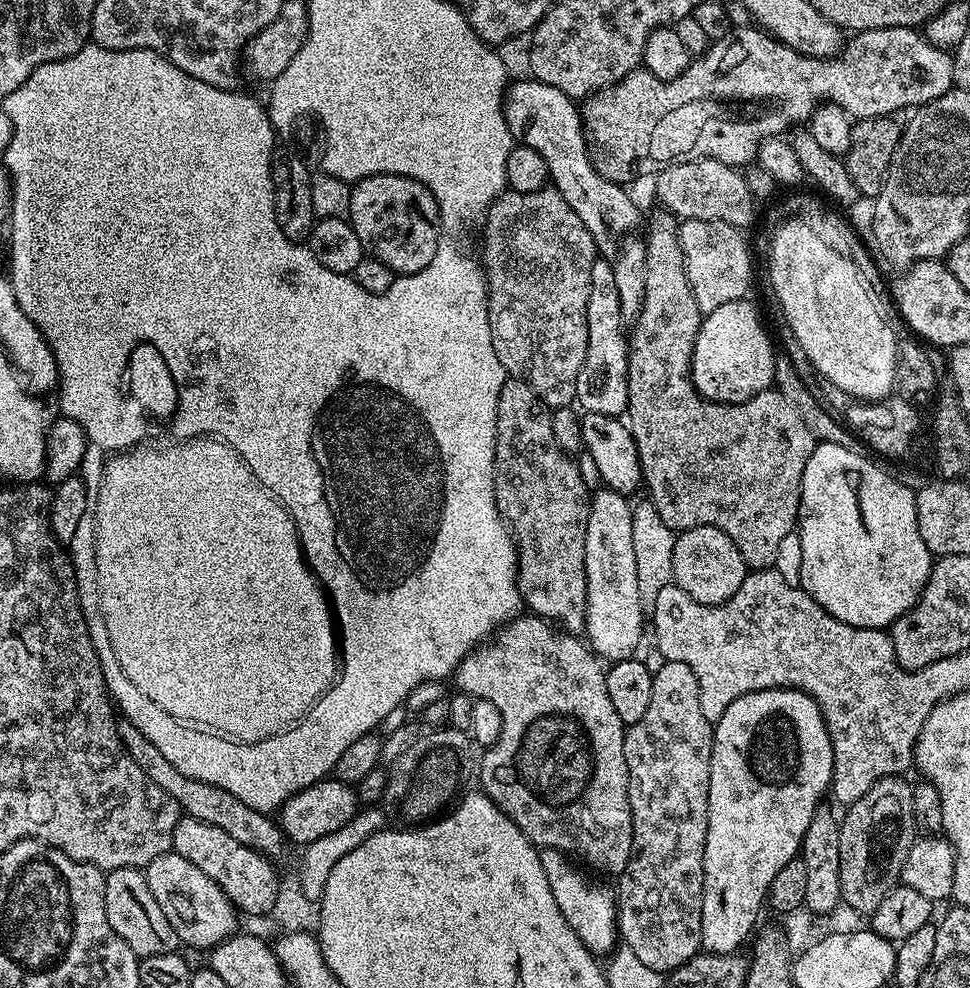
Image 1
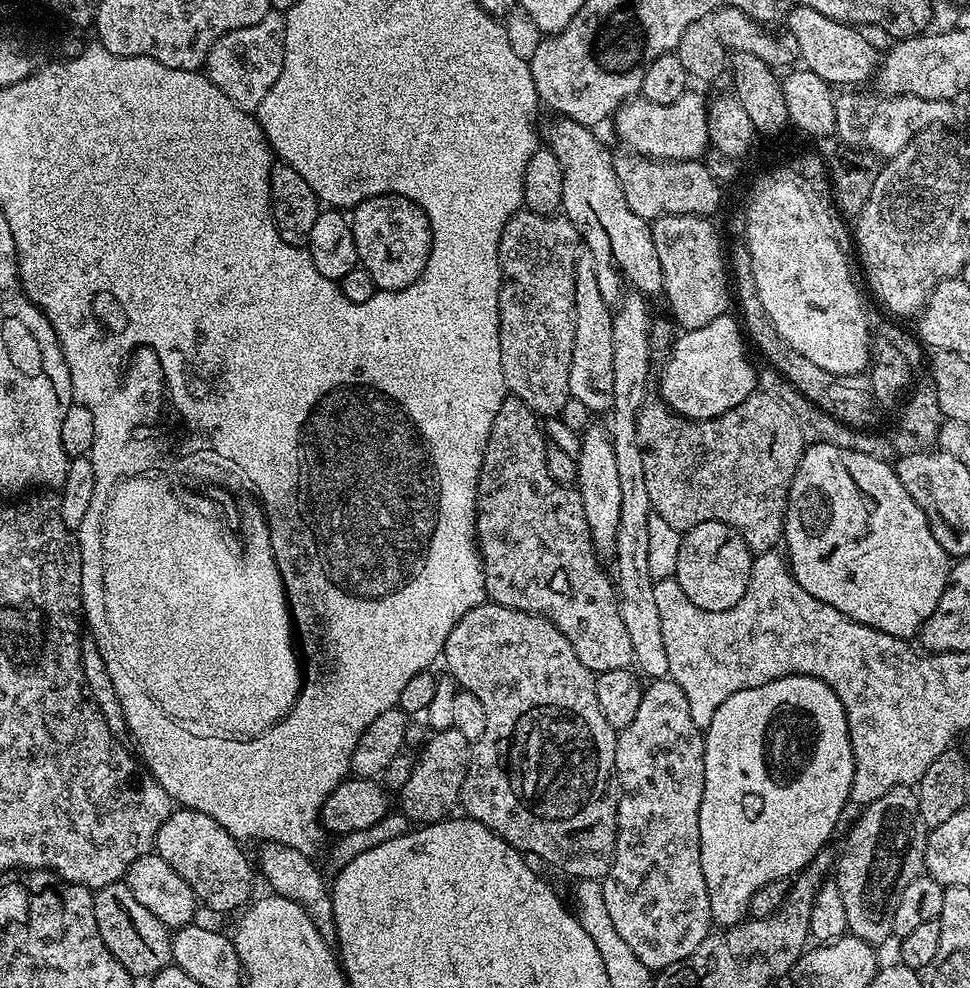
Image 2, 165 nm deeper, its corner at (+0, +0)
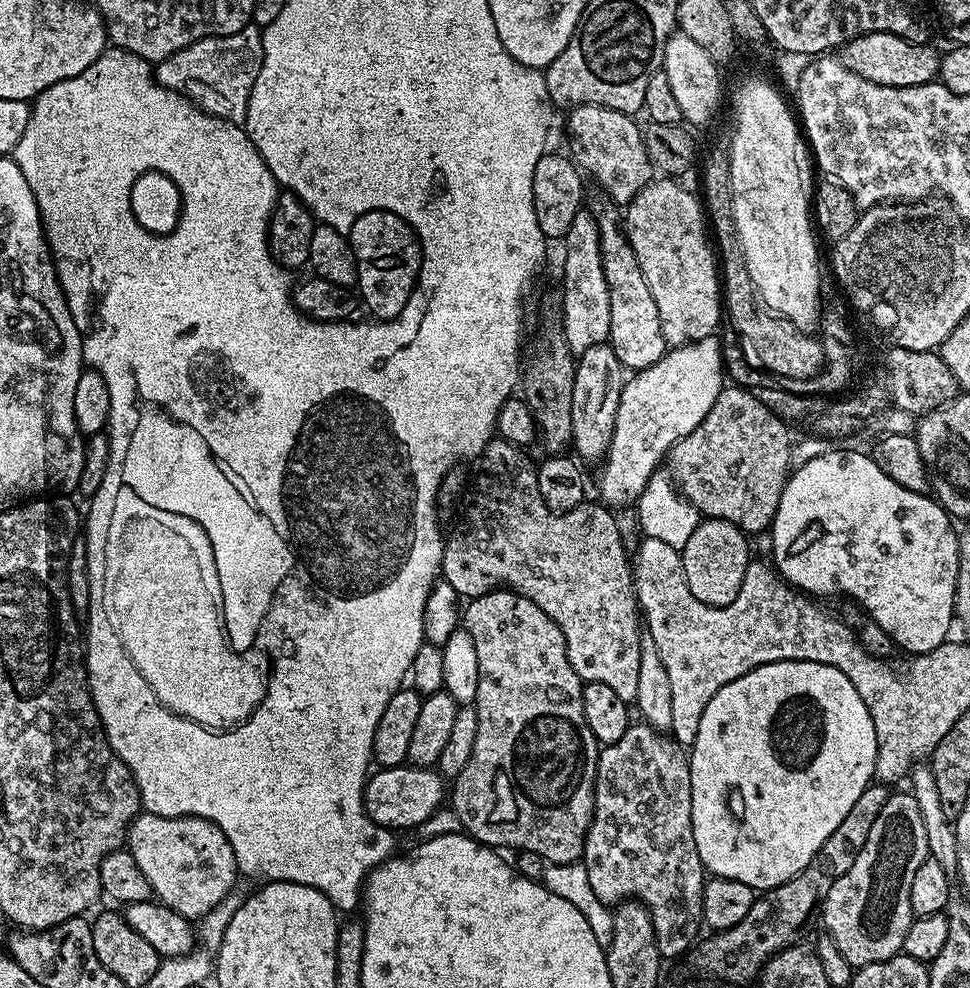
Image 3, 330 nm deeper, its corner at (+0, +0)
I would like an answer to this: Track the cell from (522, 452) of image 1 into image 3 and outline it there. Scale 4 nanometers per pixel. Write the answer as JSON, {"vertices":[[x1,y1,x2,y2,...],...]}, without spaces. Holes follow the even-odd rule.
{"vertices":[[493,438,484,447,484,453,478,458,478,465,480,464,480,468,484,472,480,472,476,476,476,489,473,490,472,497,469,498,468,505,464,508,464,520,457,522,456,529,452,533,449,531,444,541,444,557,440,563,442,580,449,583,460,598,475,598,497,590,511,590,530,598,530,602,534,602,534,606,541,608,562,630,562,634,566,638,570,666,574,666,581,681,590,684,602,682,602,686,610,686,610,690,614,690,614,694,618,694,618,698,629,702,635,701,638,694,638,658,640,657,642,616,636,602,636,585,632,582,630,552,624,547,617,517,600,502,595,502,596,504,585,502,569,512,552,512,550,506,546,506,546,502,542,502,542,490,538,490,537,465,528,461,526,453,528,452,523,447,511,444,510,441,501,438]]}

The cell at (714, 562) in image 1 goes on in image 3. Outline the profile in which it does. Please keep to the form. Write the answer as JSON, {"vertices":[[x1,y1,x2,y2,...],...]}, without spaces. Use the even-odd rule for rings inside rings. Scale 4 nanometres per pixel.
{"vertices":[[701,519,694,534,690,534,686,546,680,549,682,570,686,570,686,586,690,586,690,594,694,594,698,602,721,608,738,598,738,590,746,578,750,563,748,540,746,533,730,522]]}

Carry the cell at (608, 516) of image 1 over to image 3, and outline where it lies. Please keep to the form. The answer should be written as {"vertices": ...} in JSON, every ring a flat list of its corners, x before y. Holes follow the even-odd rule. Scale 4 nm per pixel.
{"vertices":[[605,342,590,346,576,361,574,374,574,403,570,406,570,422,572,423,571,447,576,448,575,455,585,461,599,461,608,452,610,438,614,438,614,418,618,414,618,402,622,398,622,390,626,379,626,369,618,362,618,354,614,354,611,343]]}

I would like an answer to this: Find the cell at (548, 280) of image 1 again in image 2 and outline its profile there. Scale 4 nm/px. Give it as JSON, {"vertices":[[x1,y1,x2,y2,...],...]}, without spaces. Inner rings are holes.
{"vertices":[[521,210,515,212,504,224,498,242,498,258,500,259,500,361,504,375,504,387,513,396,517,396,537,417,559,417,567,404,570,404,570,358,574,354,574,258,578,246,582,243,578,230,570,223,567,216,553,214,543,216,537,212]]}

